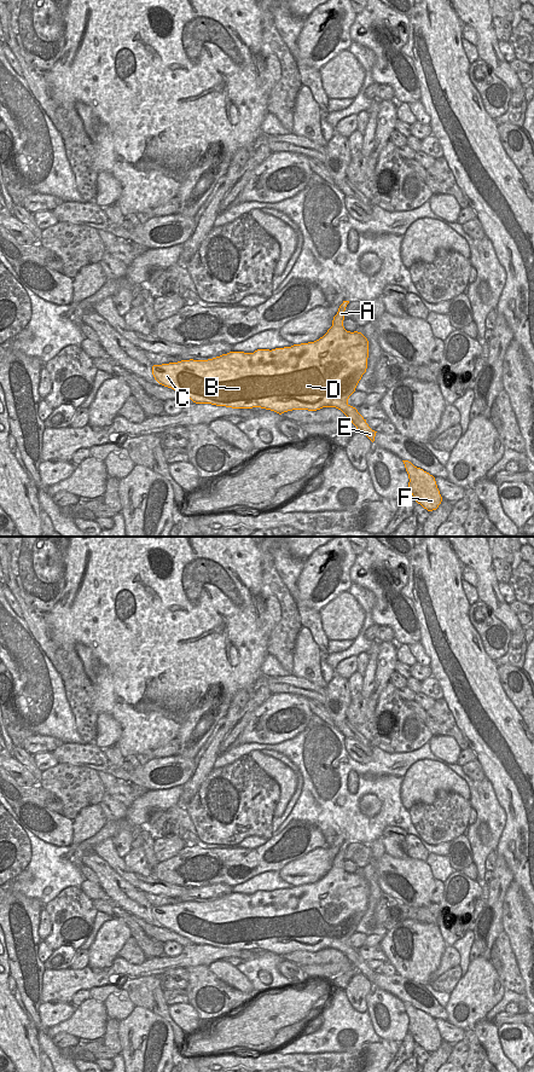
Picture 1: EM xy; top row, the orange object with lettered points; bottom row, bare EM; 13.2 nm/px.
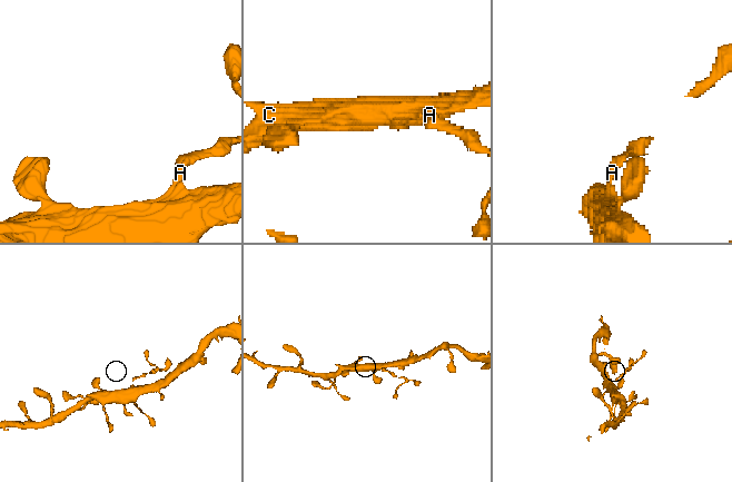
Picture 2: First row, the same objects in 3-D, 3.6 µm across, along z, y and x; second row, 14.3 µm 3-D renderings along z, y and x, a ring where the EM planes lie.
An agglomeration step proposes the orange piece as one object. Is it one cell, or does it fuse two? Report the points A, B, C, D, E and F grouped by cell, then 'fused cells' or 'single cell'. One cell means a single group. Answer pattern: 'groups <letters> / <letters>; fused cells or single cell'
groups A / B C D E F; fused cells

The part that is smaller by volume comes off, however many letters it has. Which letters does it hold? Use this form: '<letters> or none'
A

